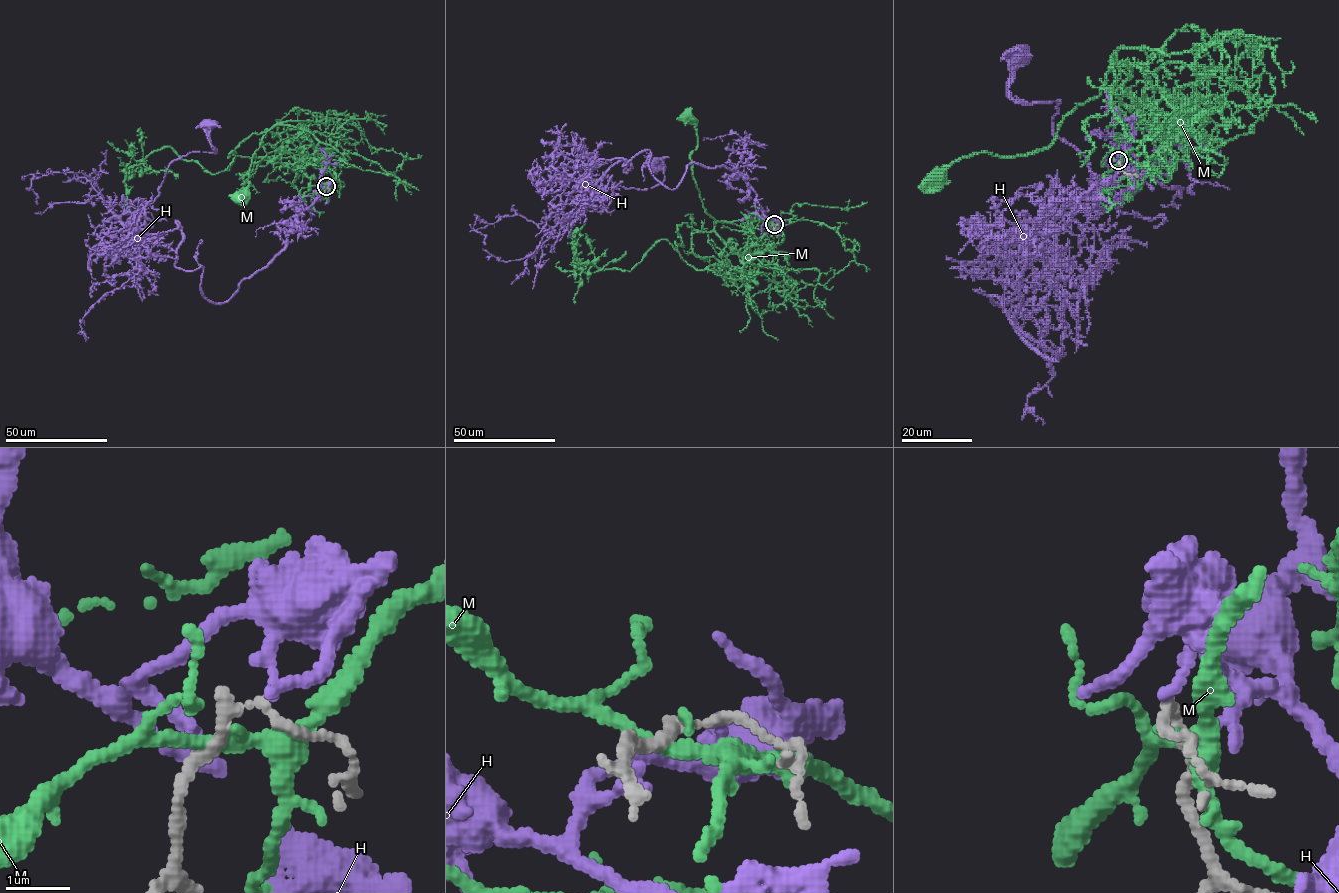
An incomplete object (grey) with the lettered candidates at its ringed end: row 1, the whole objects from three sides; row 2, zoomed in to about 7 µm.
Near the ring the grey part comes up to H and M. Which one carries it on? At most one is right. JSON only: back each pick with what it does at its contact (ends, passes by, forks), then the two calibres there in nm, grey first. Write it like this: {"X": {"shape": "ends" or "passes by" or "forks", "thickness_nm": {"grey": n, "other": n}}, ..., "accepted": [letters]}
{"accepted": []}

